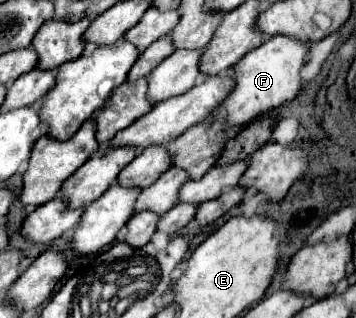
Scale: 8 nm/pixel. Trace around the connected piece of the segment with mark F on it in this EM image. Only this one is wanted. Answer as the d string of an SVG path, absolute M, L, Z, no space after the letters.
M273 35L261 47L249 51L233 67L235 89L231 91L227 101L223 101L225 119L233 125L247 125L253 119L269 113L271 109L277 109L279 105L293 101L303 87L301 69L307 63L309 51L311 51L309 41L299 41L287 35Z

